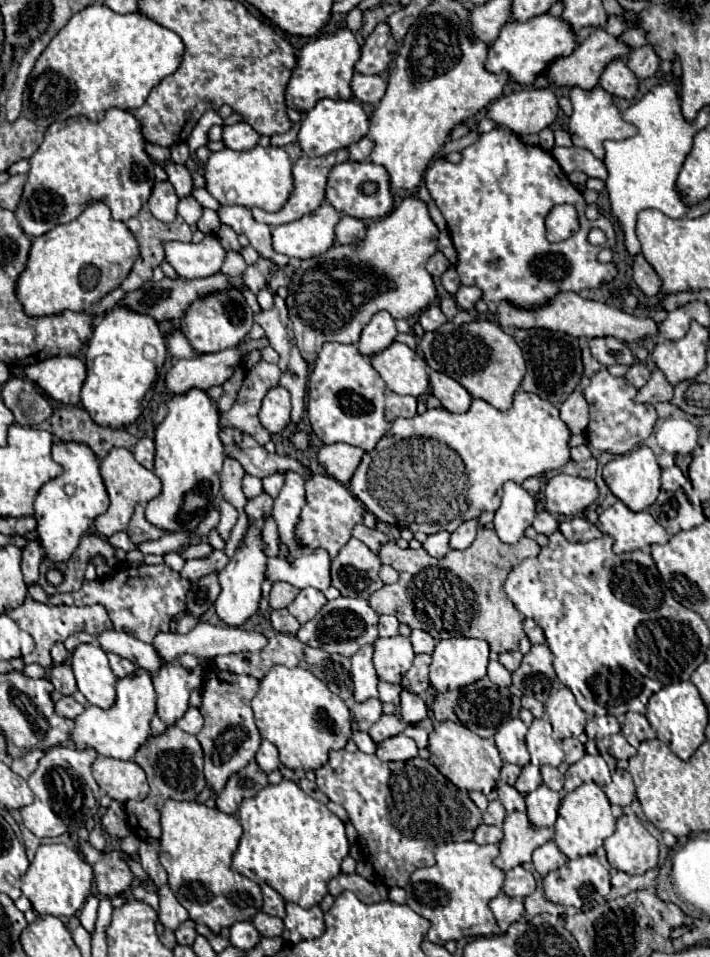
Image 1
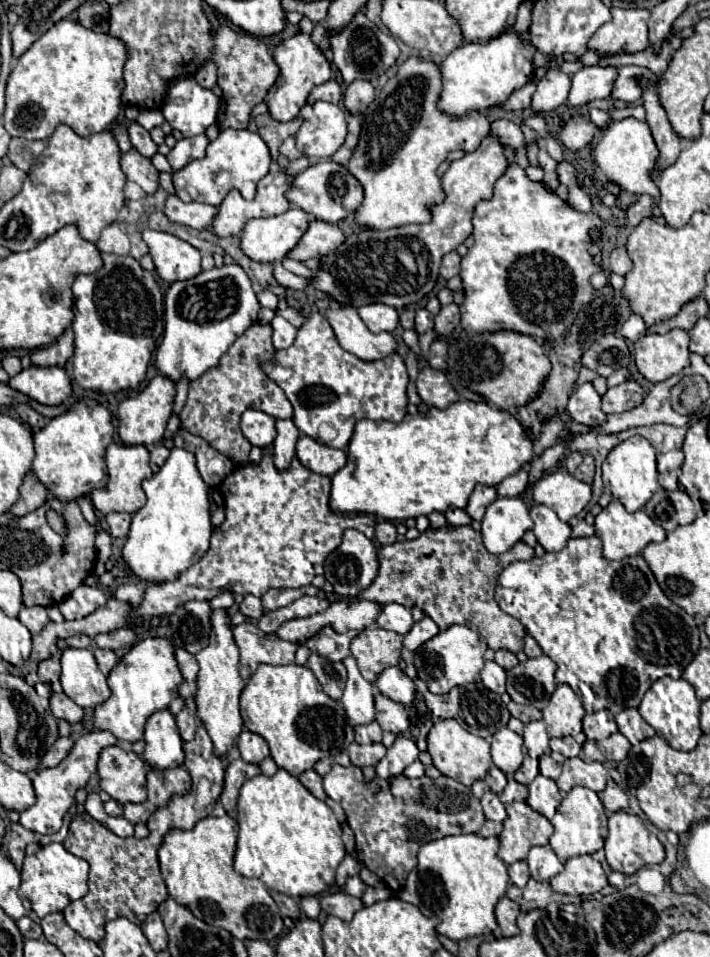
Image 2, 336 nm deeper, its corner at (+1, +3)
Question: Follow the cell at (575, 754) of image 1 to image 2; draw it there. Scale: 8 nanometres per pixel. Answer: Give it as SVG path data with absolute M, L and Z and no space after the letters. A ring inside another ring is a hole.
M571 736L561 737L561 739L551 739L551 749L559 751L563 757L577 757L581 751L581 745Z

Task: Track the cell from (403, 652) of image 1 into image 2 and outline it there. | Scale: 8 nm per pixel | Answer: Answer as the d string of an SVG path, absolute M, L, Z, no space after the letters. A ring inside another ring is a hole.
M377 625L363 629L351 641L351 655L357 659L357 667L367 681L375 681L377 673L389 665L397 665L401 659L401 641L397 633L389 633Z

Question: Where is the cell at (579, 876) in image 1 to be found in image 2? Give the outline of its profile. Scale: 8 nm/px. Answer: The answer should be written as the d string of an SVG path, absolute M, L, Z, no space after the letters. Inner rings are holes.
M591 855L569 859L565 863L565 869L551 879L553 891L565 895L593 895L607 885L607 875L601 863Z

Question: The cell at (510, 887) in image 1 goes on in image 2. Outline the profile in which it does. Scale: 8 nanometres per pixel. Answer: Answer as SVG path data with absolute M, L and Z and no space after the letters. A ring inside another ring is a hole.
M517 861L513 865L509 865L509 877L511 877L511 883L517 885L517 887L525 887L527 881L529 881L529 867L525 861Z

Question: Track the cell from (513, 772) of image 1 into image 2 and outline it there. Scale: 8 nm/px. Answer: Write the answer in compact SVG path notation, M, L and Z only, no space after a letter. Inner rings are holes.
M495 765L489 769L489 773L487 773L487 777L483 781L487 783L489 791L493 791L493 793L501 793L505 789L505 785L507 785L505 773L501 773L501 769L497 769Z

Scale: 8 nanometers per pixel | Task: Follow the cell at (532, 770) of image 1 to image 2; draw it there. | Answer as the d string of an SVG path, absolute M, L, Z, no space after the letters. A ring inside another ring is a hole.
M525 755L523 765L515 771L515 775L513 775L513 777L515 777L519 783L529 785L537 775L539 775L539 763L537 763L537 759L531 759L529 755Z

